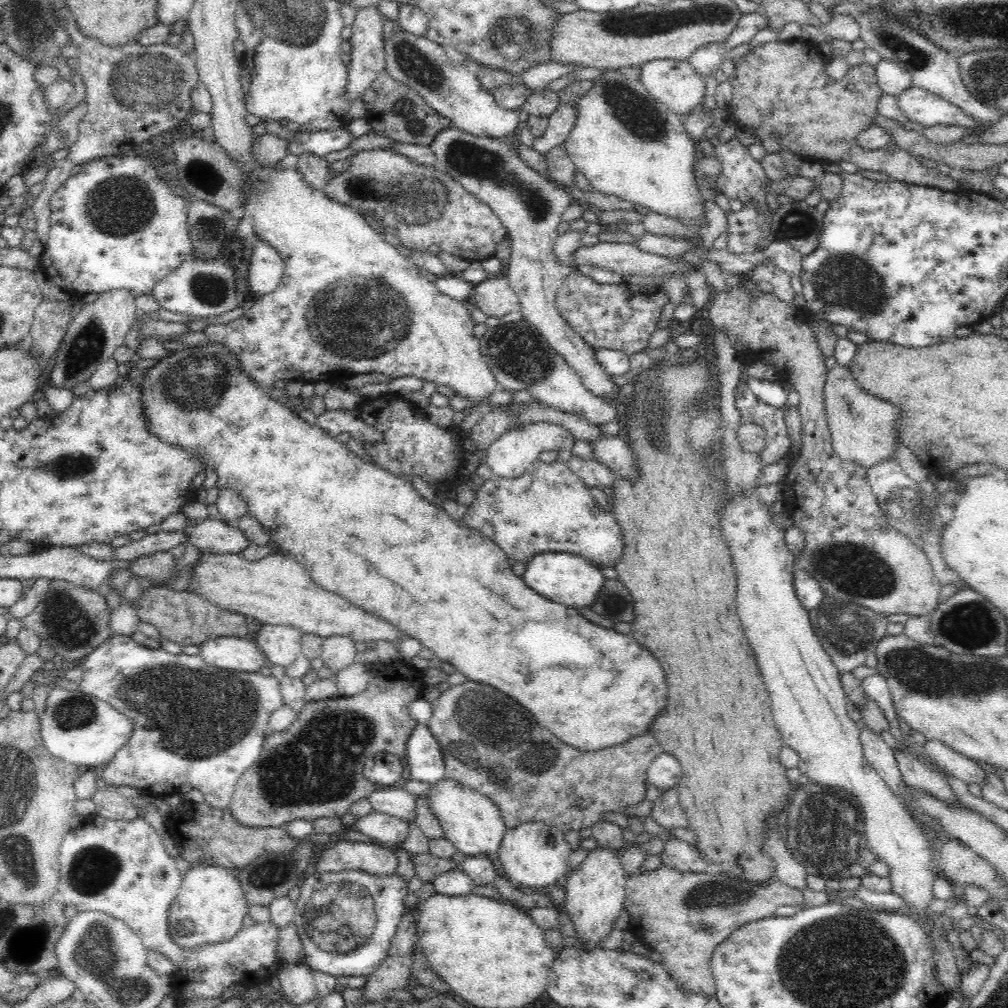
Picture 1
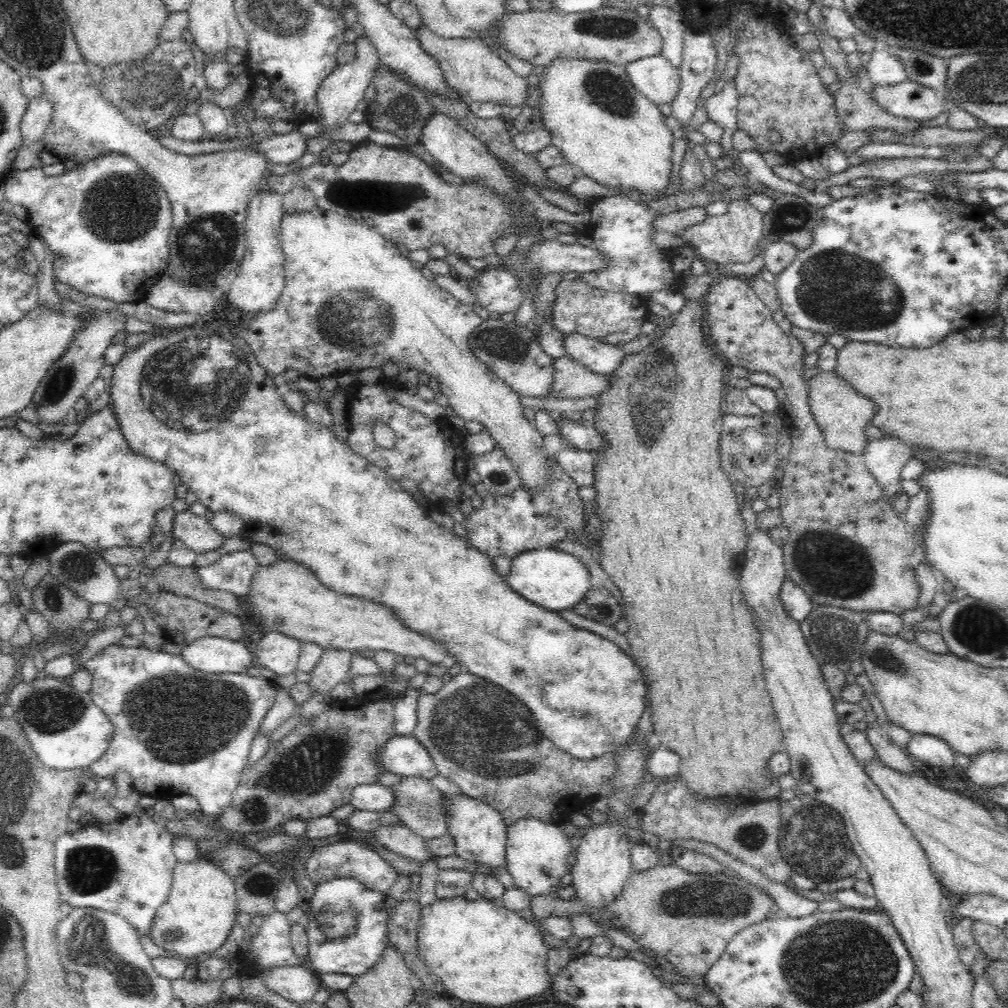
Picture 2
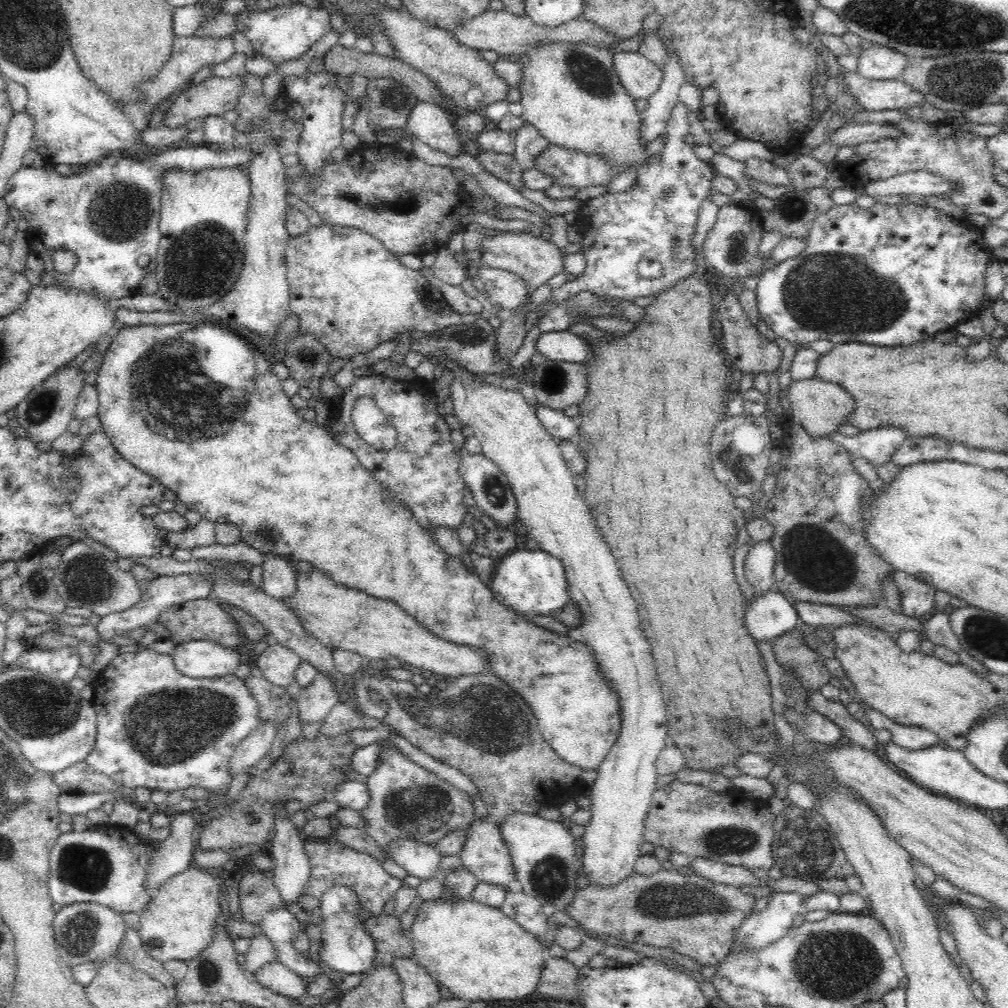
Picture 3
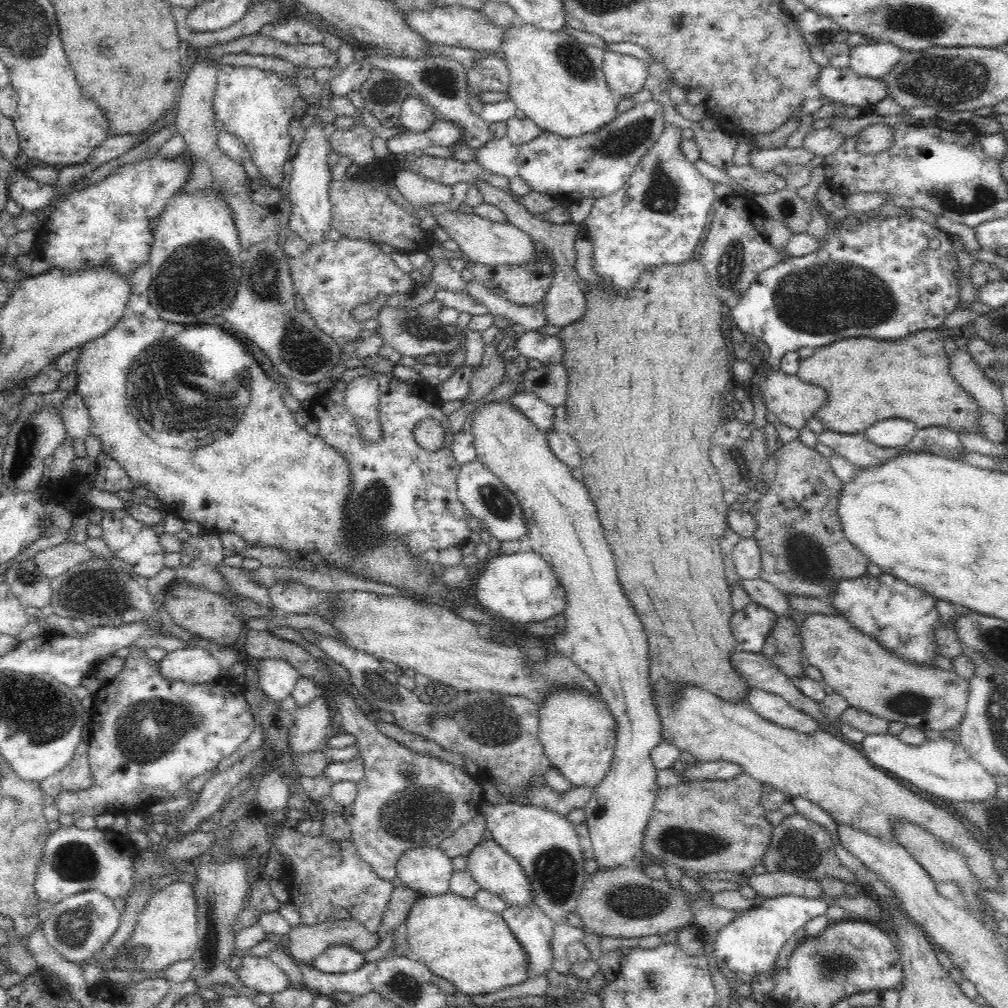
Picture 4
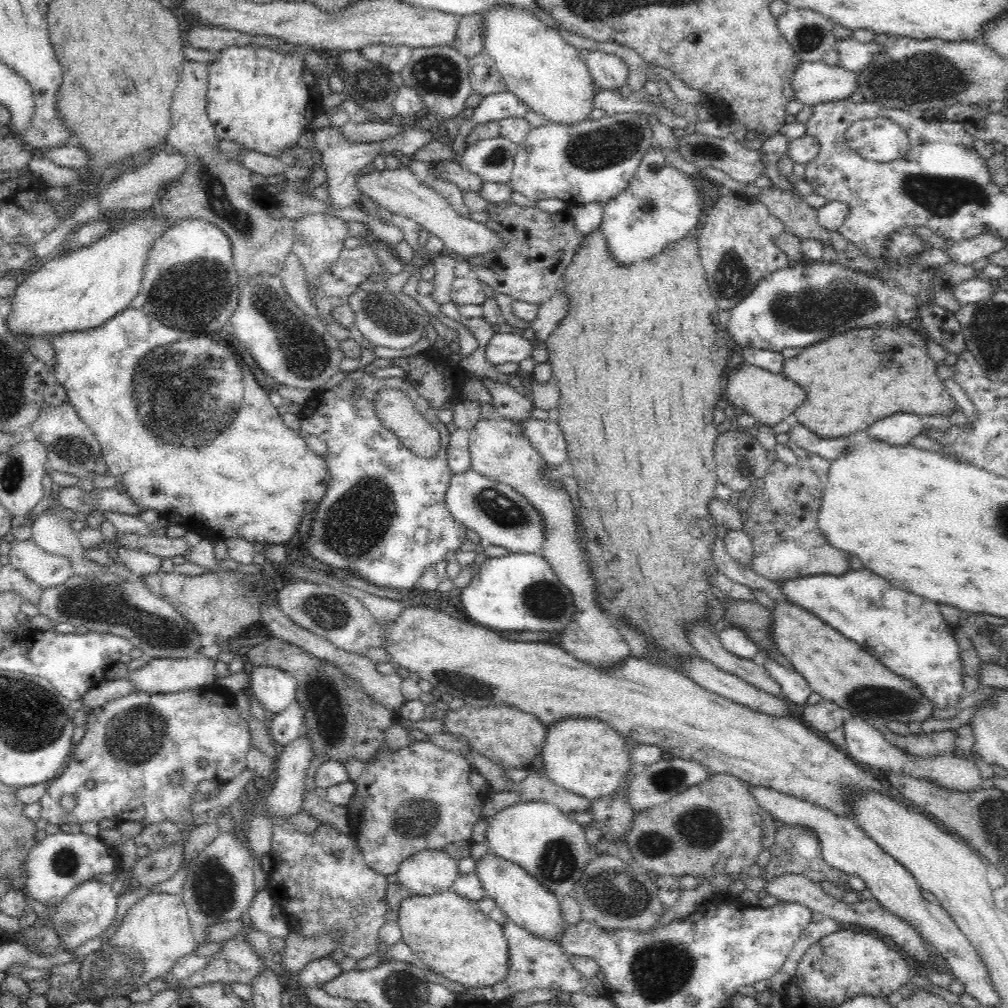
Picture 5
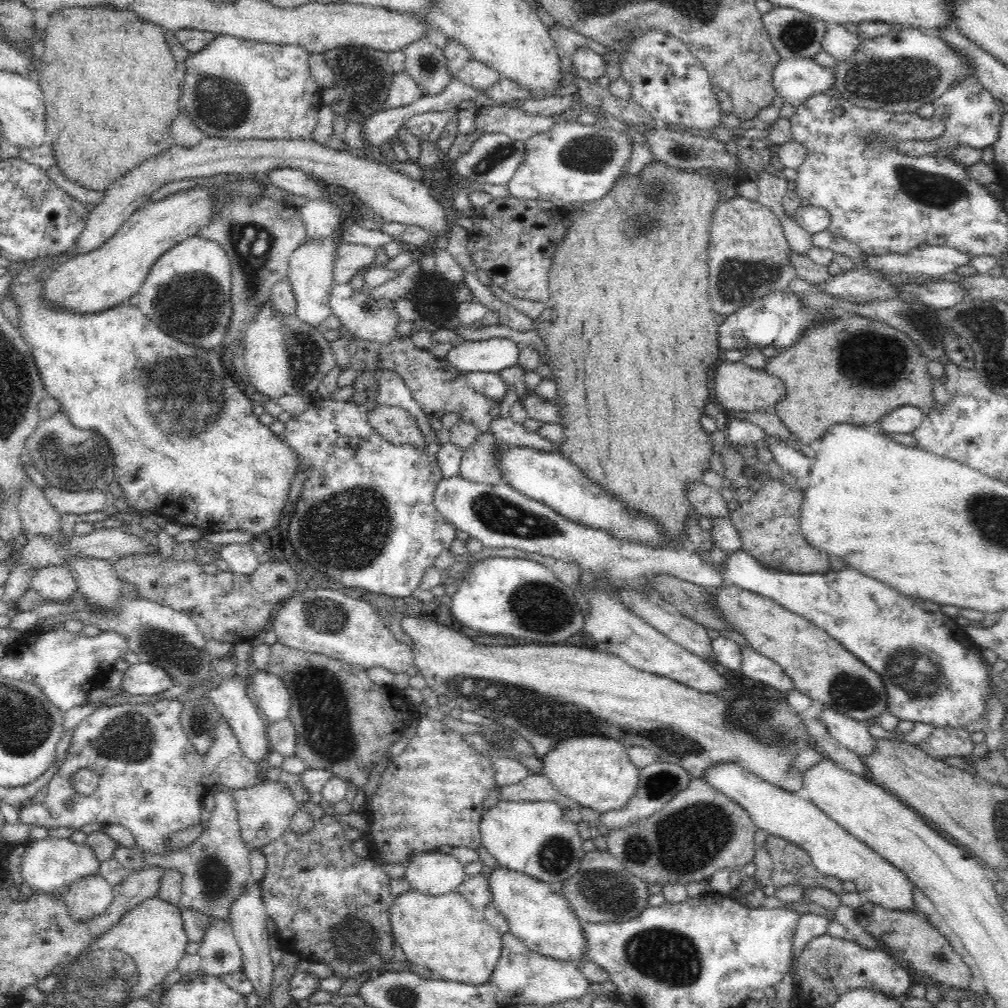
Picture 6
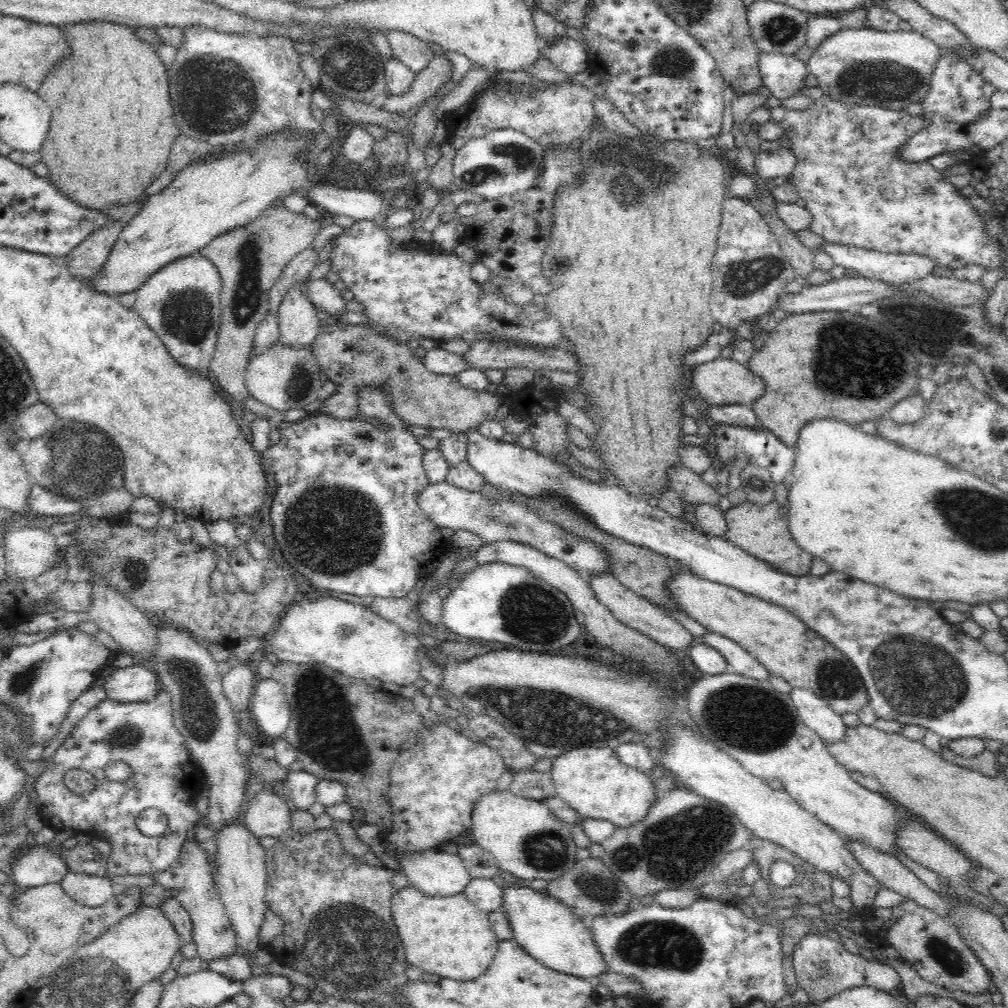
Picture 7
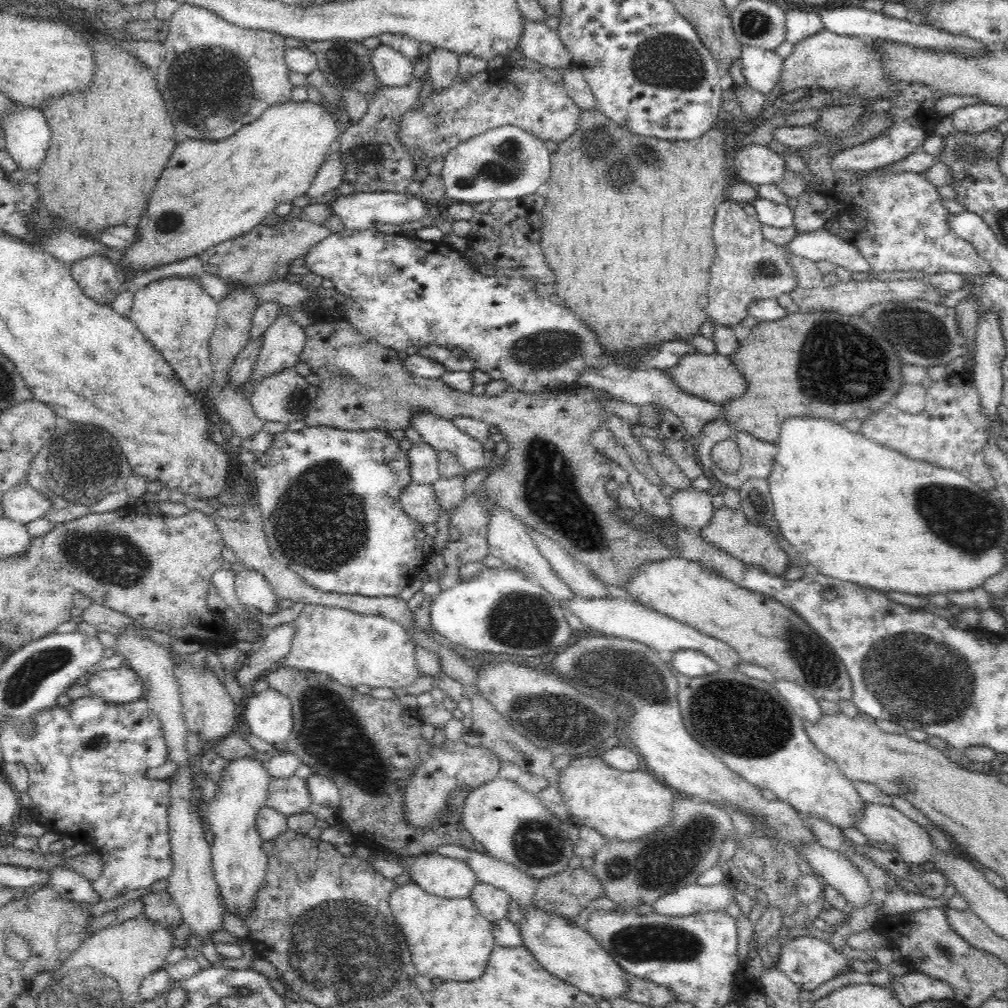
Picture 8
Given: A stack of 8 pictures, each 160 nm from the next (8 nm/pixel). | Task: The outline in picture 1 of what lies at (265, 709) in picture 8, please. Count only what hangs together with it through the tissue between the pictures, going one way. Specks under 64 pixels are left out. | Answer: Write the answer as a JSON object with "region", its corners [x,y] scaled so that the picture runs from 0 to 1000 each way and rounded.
{"region":[[[265,619],[255,628],[255,641],[263,649],[267,661],[288,661],[299,650],[301,630],[294,623]]]}

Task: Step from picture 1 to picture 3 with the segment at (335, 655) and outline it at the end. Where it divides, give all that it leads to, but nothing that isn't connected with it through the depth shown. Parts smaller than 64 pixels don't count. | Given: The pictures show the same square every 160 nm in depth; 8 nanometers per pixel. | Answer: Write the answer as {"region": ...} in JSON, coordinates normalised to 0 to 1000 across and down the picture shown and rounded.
{"region":[[[314,668],[312,677],[301,683],[292,694],[298,722],[308,717],[319,718],[332,698],[335,698],[335,689],[329,674]]]}

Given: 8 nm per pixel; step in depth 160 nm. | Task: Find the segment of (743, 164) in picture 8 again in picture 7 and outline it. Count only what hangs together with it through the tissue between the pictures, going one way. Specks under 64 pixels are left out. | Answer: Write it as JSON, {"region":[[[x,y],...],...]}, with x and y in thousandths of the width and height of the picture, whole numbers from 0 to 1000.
{"region":[[[778,145],[768,150],[751,150],[747,153],[746,168],[749,176],[755,181],[772,175],[782,176],[790,164],[788,153]]]}

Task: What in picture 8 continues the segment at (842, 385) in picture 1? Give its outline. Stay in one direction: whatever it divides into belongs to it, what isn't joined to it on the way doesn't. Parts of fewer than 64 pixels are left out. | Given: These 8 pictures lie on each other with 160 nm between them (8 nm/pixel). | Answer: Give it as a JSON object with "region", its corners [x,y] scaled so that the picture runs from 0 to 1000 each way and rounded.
{"region":[[[682,350],[660,371],[674,384],[676,389],[690,393],[701,399],[716,401],[740,390],[741,380],[722,354],[714,351]]]}

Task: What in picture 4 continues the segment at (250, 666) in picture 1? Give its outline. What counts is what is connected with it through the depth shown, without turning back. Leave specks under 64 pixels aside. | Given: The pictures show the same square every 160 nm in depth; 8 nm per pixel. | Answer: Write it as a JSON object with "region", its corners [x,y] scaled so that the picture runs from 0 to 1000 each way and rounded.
{"region":[[[187,642],[174,645],[157,657],[163,674],[187,679],[206,679],[218,669],[218,658],[205,645]]]}

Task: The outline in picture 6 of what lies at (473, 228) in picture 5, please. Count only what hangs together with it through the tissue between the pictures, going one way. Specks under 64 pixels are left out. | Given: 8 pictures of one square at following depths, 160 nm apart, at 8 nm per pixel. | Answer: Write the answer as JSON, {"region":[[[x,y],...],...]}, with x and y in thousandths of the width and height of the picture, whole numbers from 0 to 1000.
{"region":[[[203,135],[191,146],[181,147],[174,143],[170,148],[160,152],[155,157],[129,169],[125,175],[115,179],[107,188],[102,190],[103,197],[94,204],[92,211],[86,214],[85,224],[68,252],[76,255],[99,246],[119,228],[123,219],[127,218],[132,210],[148,200],[151,190],[155,190],[163,183],[183,177],[202,177],[214,173],[265,172],[275,167],[299,169],[306,175],[315,178],[322,185],[349,193],[357,203],[367,204],[369,210],[379,214],[384,221],[397,220],[402,223],[413,223],[433,234],[445,233],[447,224],[445,204],[435,199],[426,183],[411,179],[401,172],[391,171],[382,159],[374,161],[356,157],[341,149],[323,147],[312,138],[267,140]]]}

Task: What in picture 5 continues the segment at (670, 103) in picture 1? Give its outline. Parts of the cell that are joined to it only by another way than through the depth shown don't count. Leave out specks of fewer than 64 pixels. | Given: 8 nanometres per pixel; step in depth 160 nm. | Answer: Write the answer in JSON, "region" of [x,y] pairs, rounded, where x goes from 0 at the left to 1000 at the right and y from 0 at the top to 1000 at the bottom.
{"region":[[[587,50],[578,60],[583,66],[587,81],[591,81],[593,85],[604,90],[619,85],[624,69],[615,57]]]}

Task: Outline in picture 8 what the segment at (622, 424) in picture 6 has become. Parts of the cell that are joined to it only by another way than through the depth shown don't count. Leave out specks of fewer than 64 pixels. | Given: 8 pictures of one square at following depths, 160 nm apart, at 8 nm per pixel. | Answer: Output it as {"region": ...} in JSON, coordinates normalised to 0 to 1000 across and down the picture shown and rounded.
{"region":[[[593,108],[575,109],[571,129],[560,139],[547,153],[546,177],[543,179],[542,200],[537,208],[538,236],[537,245],[542,260],[552,273],[551,292],[561,298],[561,304],[570,310],[576,319],[584,323],[599,343],[605,354],[611,355],[615,362],[623,363],[628,359],[629,349],[637,345],[649,345],[661,337],[677,337],[692,330],[692,325],[702,316],[702,280],[704,263],[708,256],[708,239],[706,238],[707,220],[711,204],[720,198],[720,185],[724,177],[720,171],[720,145],[723,143],[723,131],[716,121],[702,127],[696,135],[688,139],[657,139],[643,135],[627,133],[621,126],[613,125]]]}

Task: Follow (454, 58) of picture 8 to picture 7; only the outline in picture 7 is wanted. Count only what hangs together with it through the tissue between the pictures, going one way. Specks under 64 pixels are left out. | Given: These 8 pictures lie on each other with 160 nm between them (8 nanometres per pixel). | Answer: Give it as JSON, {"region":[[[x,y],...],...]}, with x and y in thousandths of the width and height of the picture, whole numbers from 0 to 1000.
{"region":[[[446,79],[440,81],[440,83],[437,81],[435,89],[413,109],[410,116],[412,120],[410,141],[413,145],[425,143],[427,138],[431,135],[431,127],[433,127],[433,123],[435,122],[431,112],[436,106],[437,100],[450,87],[450,85],[451,81]]]}

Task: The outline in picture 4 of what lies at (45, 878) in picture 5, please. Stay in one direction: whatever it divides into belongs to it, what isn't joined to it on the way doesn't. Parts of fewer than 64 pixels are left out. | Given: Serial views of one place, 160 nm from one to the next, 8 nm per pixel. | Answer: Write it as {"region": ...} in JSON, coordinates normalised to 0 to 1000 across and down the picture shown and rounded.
{"region":[[[61,818],[46,833],[42,854],[39,858],[34,886],[40,894],[58,896],[83,883],[98,883],[101,888],[114,894],[126,891],[133,882],[133,852],[137,845],[122,827],[110,821],[98,824],[95,820],[83,823]]]}

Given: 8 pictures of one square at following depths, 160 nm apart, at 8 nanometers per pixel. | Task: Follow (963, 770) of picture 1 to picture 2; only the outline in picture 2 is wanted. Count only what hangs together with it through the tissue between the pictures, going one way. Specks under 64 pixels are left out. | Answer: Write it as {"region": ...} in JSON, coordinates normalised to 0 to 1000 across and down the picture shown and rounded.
{"region":[[[904,728],[900,740],[900,748],[912,757],[921,757],[926,760],[935,760],[935,762],[949,763],[946,757],[947,746],[930,730],[923,728]]]}

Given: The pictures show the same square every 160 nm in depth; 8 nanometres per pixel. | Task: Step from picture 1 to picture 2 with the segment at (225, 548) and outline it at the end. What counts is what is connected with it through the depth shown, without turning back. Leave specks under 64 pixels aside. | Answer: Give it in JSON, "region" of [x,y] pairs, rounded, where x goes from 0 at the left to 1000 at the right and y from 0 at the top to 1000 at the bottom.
{"region":[[[190,505],[173,508],[169,525],[172,536],[182,538],[195,549],[214,546],[224,536],[224,533],[216,530],[204,513],[194,511]]]}

